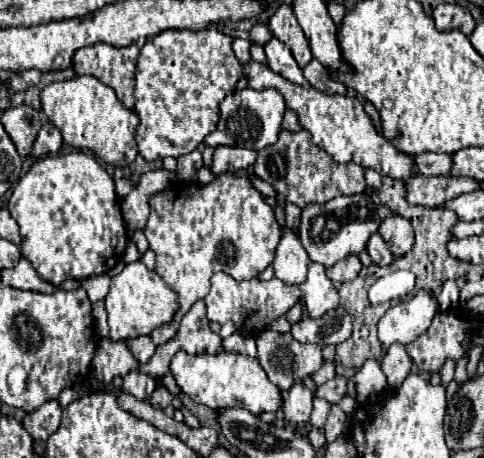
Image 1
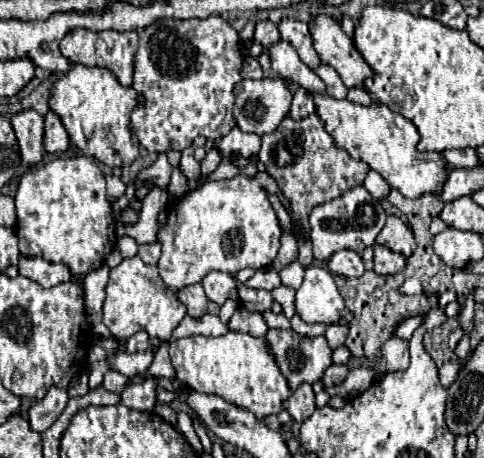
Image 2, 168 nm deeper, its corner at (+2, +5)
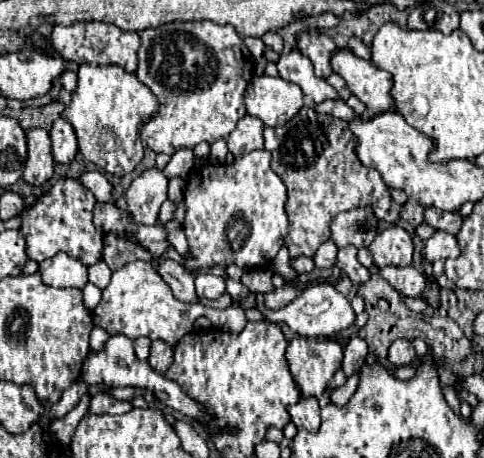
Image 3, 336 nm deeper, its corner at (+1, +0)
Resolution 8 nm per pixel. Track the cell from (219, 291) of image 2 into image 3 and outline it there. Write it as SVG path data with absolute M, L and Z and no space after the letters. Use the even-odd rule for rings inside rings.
M205 273L205 275L197 275L195 277L195 289L199 297L207 297L207 299L217 299L223 291L225 291L225 279Z

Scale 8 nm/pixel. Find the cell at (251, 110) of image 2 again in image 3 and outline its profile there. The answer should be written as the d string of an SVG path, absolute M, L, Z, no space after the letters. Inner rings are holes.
M261 75L247 85L245 107L249 115L259 117L267 127L279 127L303 107L303 93L295 83Z

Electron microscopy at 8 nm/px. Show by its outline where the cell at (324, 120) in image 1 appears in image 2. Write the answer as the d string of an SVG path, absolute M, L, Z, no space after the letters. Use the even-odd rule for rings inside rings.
M310 92L316 106L316 116L324 122L326 132L334 138L336 148L346 150L352 158L366 162L376 170L392 188L400 190L406 198L418 198L422 194L438 194L442 180L446 180L444 158L438 152L418 152L418 130L402 114L392 112L384 104L360 106L350 100L330 98L326 94Z

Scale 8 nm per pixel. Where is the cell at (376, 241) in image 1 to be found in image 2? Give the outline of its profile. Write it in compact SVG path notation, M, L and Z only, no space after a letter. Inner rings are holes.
M374 244L374 270L378 274L396 274L404 268L406 258L382 244Z

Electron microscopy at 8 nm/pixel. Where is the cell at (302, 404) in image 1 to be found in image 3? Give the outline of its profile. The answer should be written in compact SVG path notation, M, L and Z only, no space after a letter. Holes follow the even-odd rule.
M301 397L299 403L291 405L287 411L291 415L291 421L299 429L307 429L311 433L317 433L317 429L321 425L321 417L319 417L319 403L315 397Z

